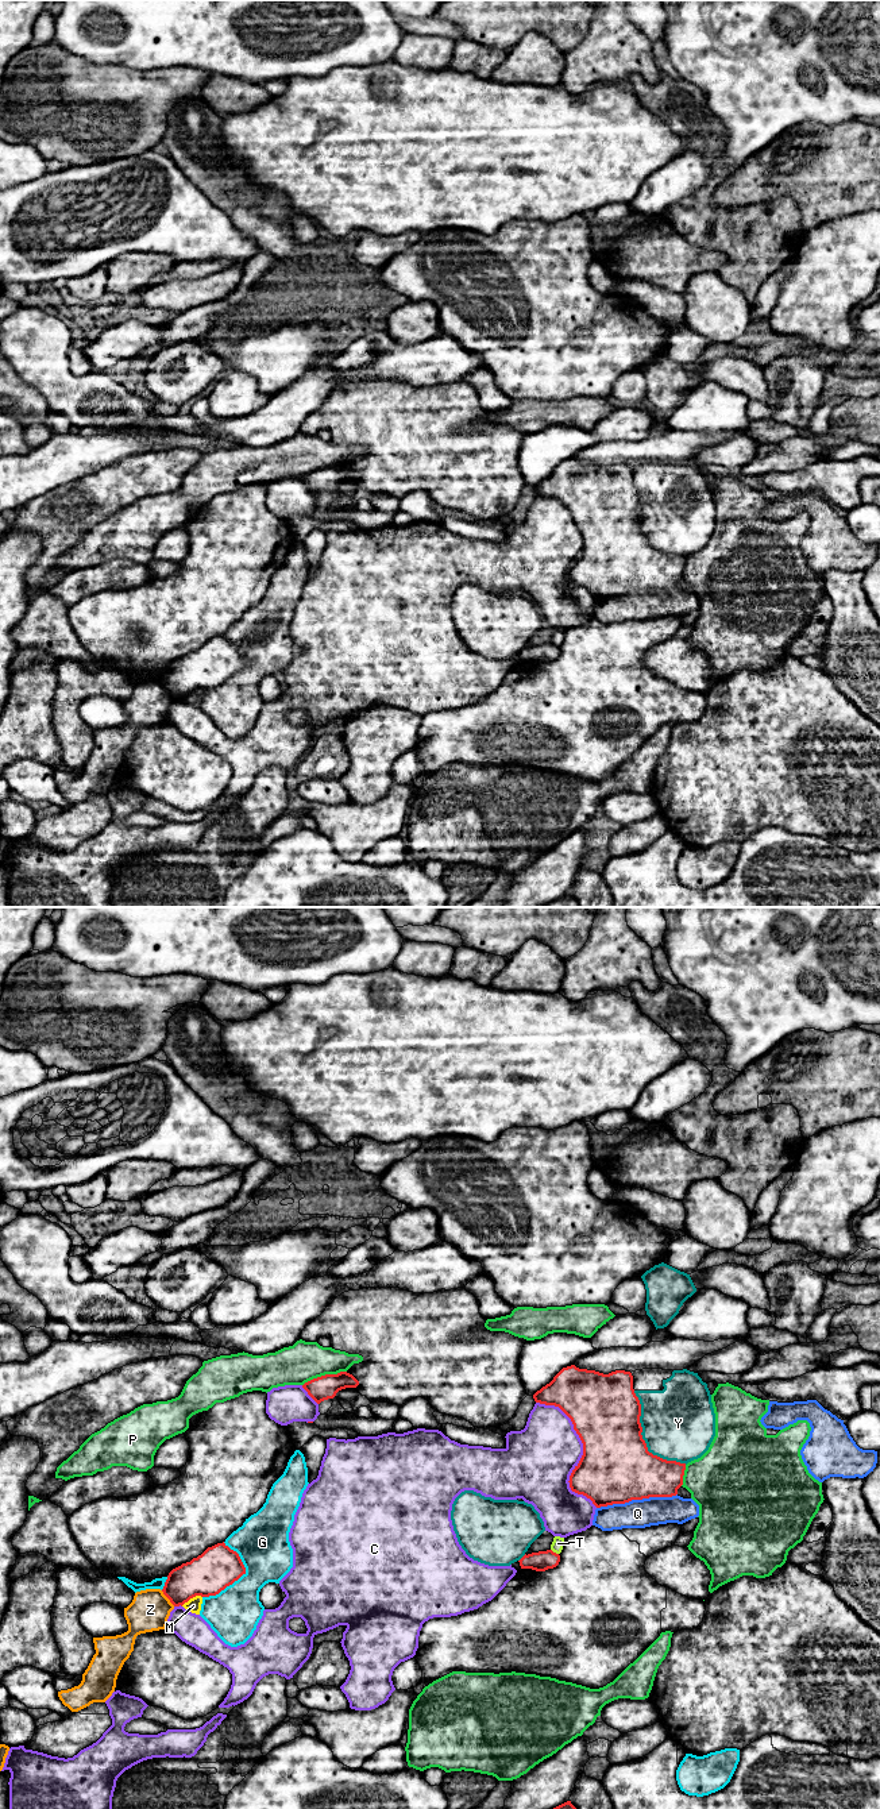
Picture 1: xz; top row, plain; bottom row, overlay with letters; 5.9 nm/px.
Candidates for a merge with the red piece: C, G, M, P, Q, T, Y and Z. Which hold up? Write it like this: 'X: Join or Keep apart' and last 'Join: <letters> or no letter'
C: Keep apart
G: Keep apart
M: Keep apart
P: Keep apart
Q: Keep apart
T: Keep apart
Y: Keep apart
Z: Keep apart
Join: no letter

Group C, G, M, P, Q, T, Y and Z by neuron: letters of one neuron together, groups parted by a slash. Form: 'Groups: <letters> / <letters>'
Groups: C / G / M / P / Q Z / T / Y

